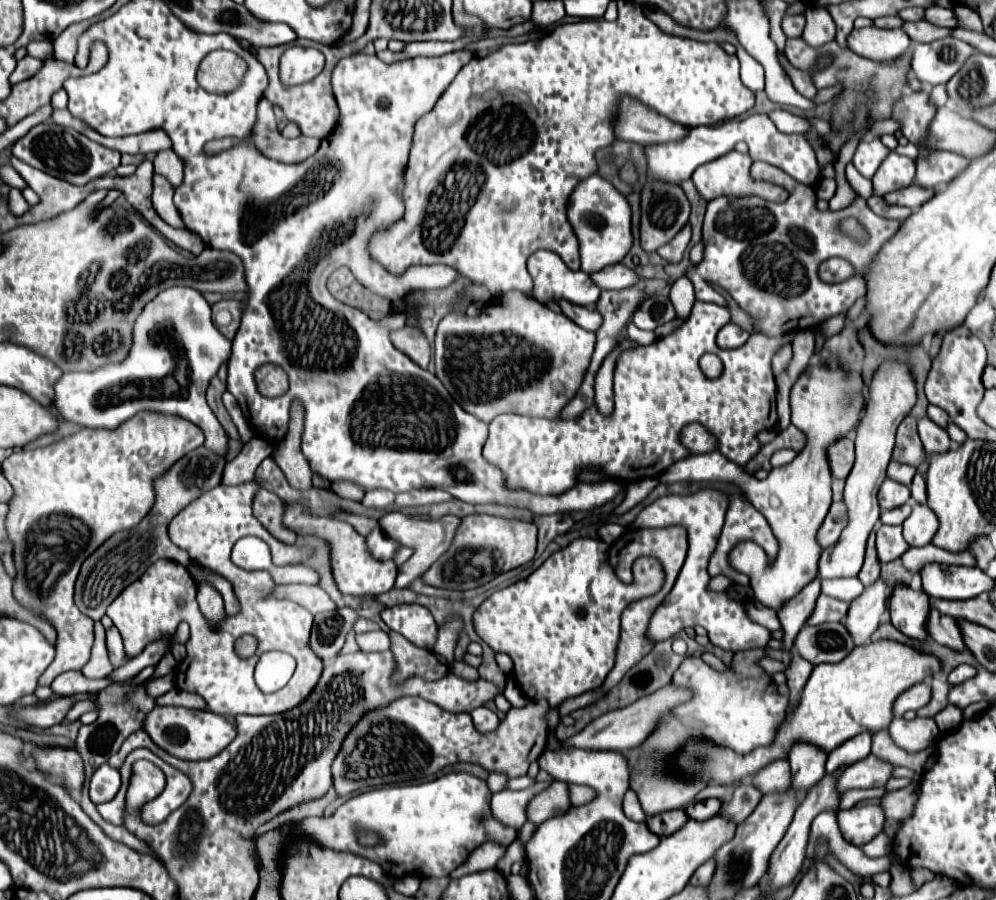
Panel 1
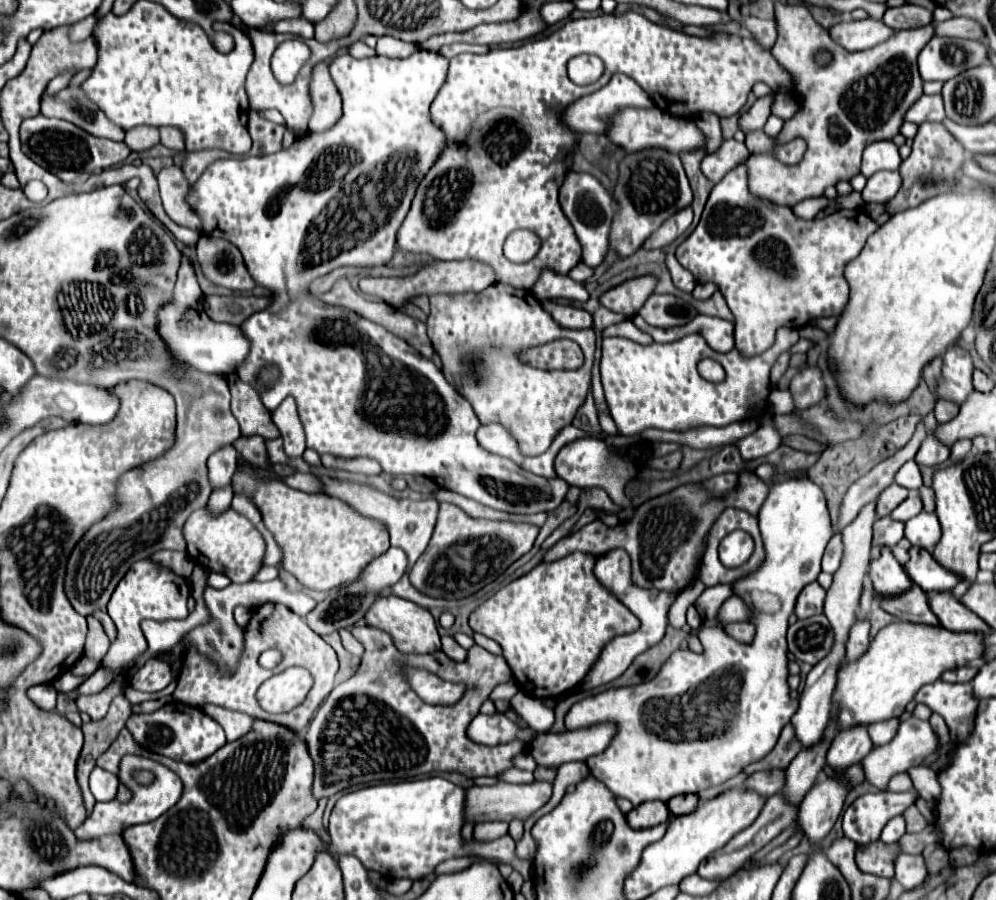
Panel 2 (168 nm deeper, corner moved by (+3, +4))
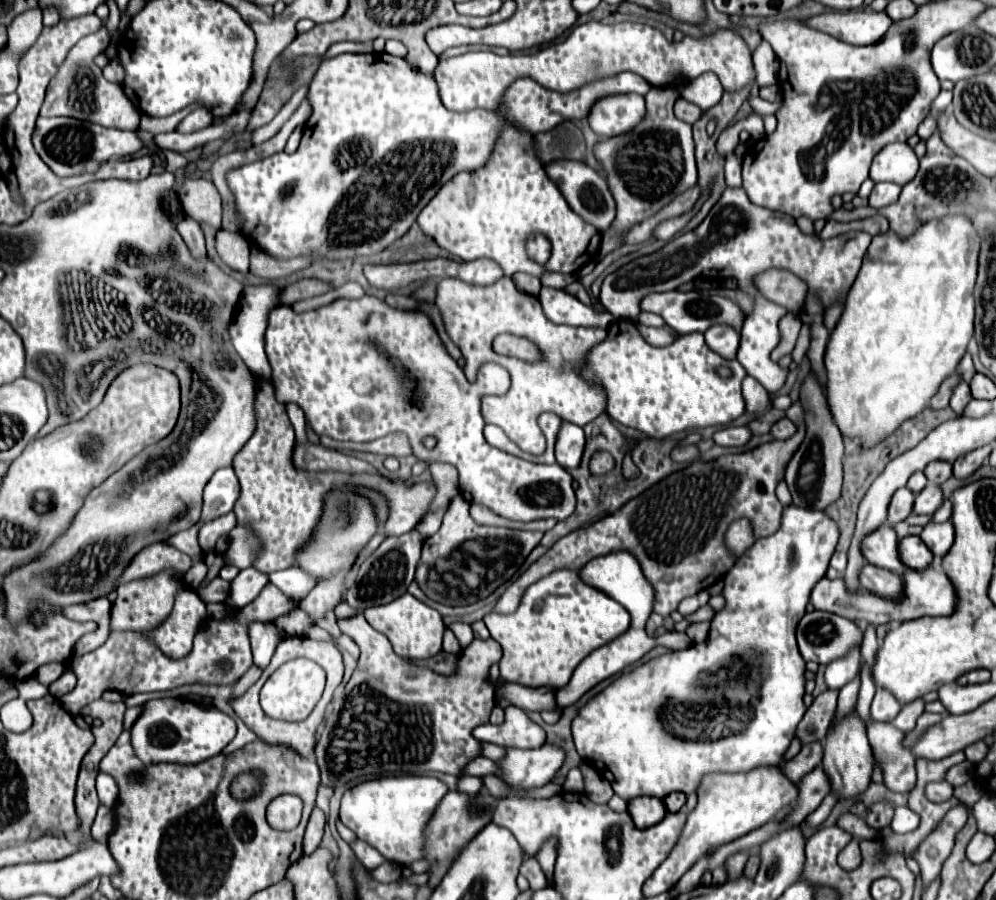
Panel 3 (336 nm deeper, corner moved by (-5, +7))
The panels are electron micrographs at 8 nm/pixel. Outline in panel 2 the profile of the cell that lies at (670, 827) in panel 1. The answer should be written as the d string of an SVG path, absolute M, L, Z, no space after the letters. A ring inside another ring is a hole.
M646 801L634 807L630 813L626 813L626 821L632 829L656 827L660 823L666 823L668 817L670 817L670 811L666 809L666 803L662 801Z

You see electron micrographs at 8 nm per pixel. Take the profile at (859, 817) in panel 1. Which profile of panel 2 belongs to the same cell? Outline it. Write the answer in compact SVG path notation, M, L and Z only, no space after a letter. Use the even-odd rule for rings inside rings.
M878 791L858 797L842 815L844 835L858 845L872 843L880 837L882 827L896 815L902 815L906 807L914 805L920 795L916 791L892 793Z

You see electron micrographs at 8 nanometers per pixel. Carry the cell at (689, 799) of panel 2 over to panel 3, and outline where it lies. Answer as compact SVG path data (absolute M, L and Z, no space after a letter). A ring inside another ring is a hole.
M678 792L668 794L668 796L664 798L664 804L666 804L668 812L678 812L678 810L684 806L684 802L686 802L686 794L678 794Z

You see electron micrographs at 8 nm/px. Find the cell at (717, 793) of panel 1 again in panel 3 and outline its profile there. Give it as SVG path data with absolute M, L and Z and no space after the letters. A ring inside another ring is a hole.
M826 690L818 698L814 698L812 706L806 710L796 730L796 738L802 742L802 746L812 742L822 742L826 738L828 726L836 710L836 698L838 698L838 692L832 692L832 690Z

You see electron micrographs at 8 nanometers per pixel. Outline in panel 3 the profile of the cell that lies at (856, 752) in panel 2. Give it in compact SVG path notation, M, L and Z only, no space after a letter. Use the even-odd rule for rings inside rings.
M878 690L872 700L872 706L870 706L870 718L874 722L890 722L892 718L896 718L900 708L902 706L898 704L898 700L890 692Z

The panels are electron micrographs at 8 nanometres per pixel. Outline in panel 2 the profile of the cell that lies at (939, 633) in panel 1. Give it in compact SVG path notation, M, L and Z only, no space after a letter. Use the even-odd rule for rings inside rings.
M912 583L912 587L896 597L880 597L874 593L874 597L878 599L880 607L902 619L902 621L910 621L910 623L926 623L926 625L940 625L936 615L932 613L930 605L928 605L928 595Z

